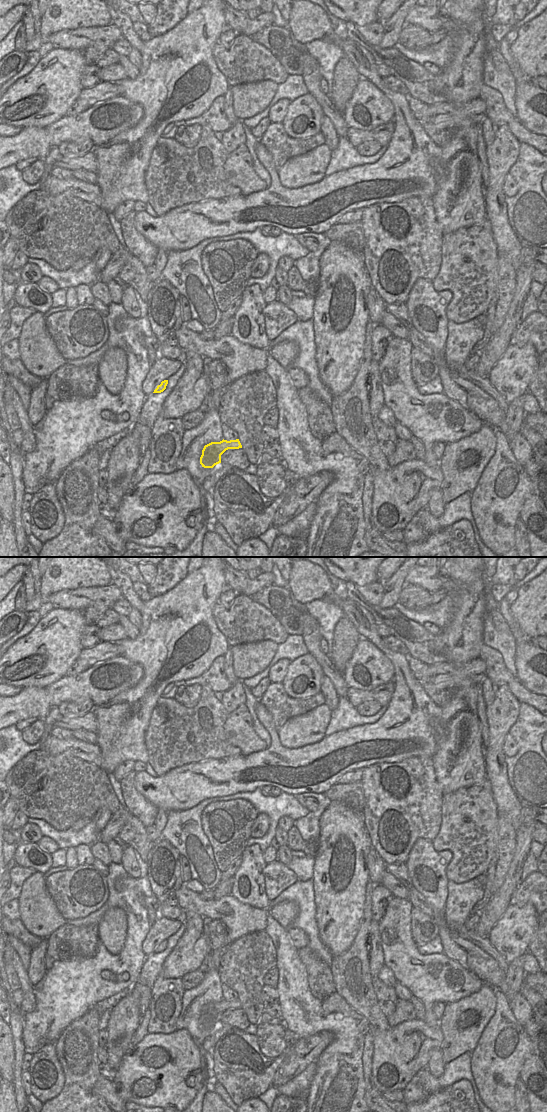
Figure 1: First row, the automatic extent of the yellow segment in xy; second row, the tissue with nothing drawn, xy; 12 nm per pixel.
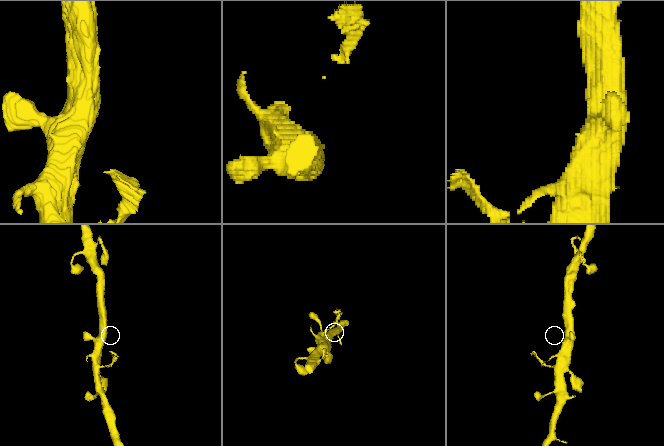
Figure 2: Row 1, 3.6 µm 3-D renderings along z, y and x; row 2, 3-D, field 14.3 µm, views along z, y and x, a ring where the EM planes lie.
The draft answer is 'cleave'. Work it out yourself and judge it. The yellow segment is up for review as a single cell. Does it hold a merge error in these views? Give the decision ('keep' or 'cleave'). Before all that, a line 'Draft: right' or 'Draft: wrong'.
Draft: right
cleave

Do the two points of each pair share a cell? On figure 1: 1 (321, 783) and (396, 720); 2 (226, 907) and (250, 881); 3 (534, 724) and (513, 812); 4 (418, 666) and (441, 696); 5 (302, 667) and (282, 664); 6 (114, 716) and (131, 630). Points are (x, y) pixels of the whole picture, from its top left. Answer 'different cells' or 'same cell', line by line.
1: same cell
2: different cells
3: different cells
4: same cell
5: different cells
6: different cells

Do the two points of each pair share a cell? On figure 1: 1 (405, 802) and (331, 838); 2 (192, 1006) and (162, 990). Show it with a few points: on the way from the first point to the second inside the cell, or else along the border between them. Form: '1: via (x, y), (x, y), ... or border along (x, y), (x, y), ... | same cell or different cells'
1: border along (363, 811), (364, 826), (372, 844) | different cells
2: border along (185, 990), (182, 996), (181, 1012), (176, 1024) | different cells

